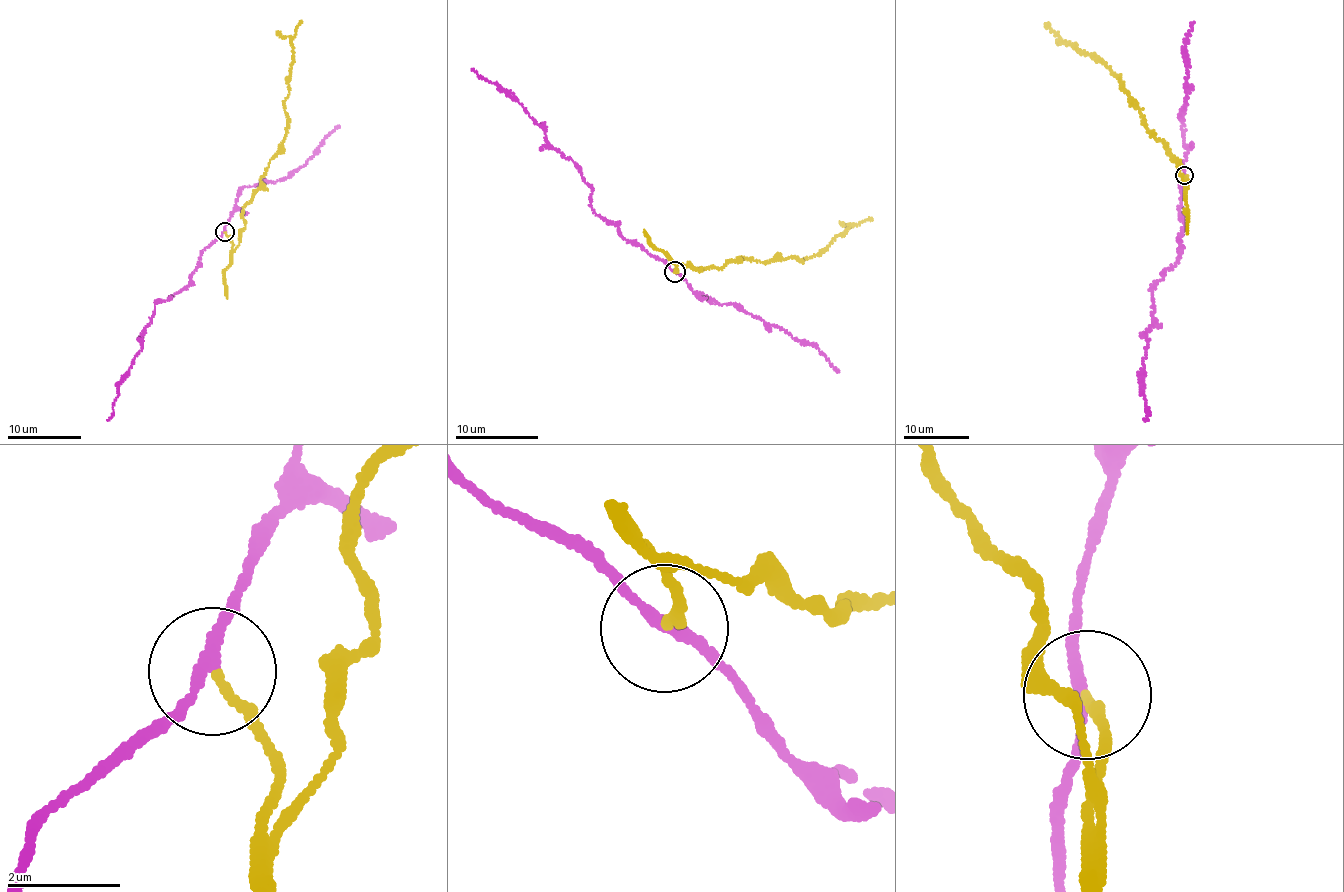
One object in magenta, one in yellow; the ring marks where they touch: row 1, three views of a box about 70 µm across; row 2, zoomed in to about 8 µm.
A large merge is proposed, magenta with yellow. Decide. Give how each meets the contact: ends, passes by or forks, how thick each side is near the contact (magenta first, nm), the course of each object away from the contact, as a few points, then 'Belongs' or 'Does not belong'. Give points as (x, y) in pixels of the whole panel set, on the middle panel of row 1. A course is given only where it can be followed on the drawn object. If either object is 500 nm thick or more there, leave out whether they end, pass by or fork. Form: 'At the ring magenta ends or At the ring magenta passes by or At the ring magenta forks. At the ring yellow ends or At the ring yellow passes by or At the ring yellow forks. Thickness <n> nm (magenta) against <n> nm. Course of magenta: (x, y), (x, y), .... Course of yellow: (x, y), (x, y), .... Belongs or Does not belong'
At the ring magenta passes by. At the ring yellow ends. Thickness 180 nm (magenta) against 150 nm. Course of magenta: (674, 272), (592, 210), (590, 185), (574, 163), (549, 143), (539, 124), (516, 98), (496, 81), (471, 68). Course of yellow: (674, 272), (675, 262), (696, 270), (742, 259), (799, 262), (851, 224), (872, 218). Does not belong

